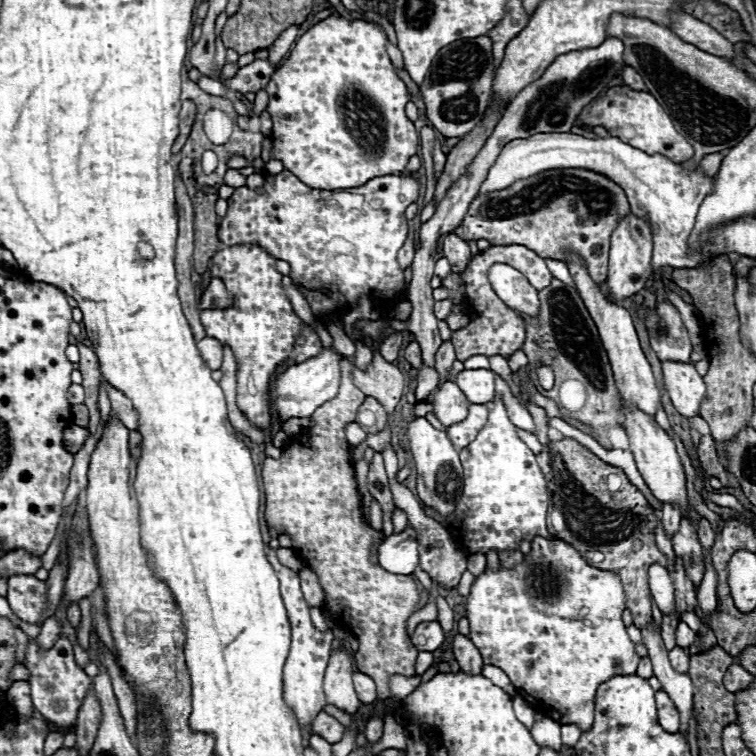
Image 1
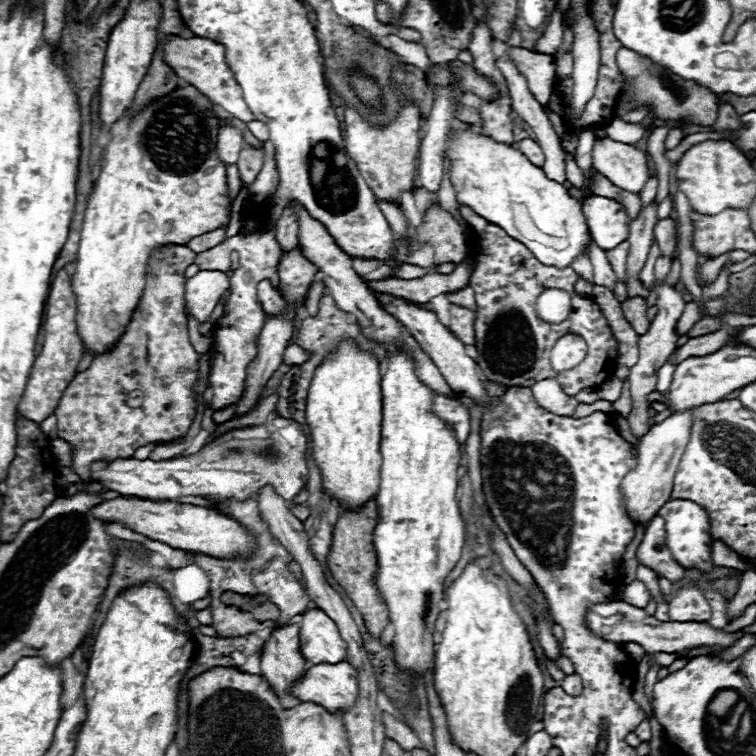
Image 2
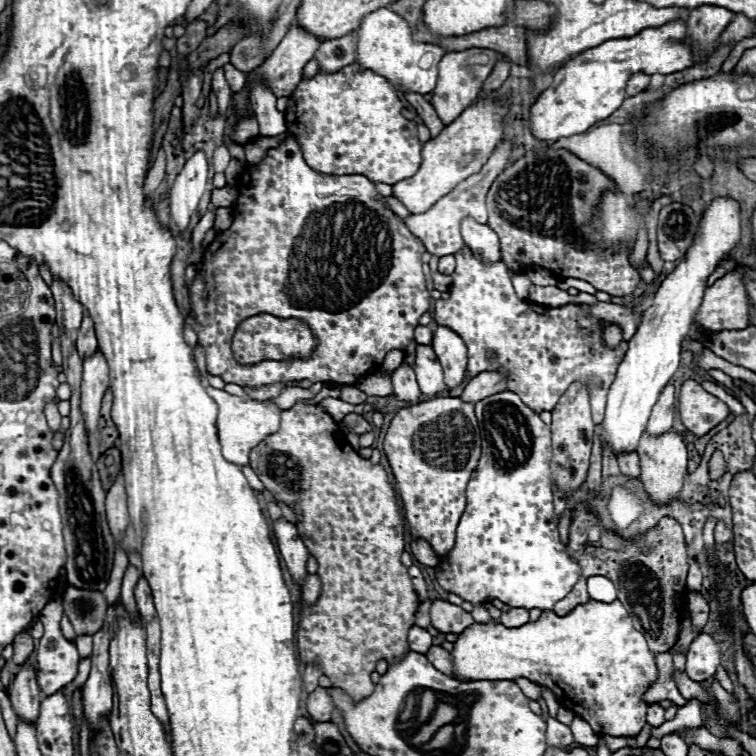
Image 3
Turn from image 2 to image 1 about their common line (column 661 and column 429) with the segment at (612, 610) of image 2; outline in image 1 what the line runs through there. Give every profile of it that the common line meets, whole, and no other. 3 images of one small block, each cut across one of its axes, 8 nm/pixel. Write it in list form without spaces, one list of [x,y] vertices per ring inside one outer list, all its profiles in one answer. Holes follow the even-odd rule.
[[[436,620],[434,622],[420,622],[414,630],[414,636],[412,636],[412,644],[424,652],[438,650],[442,642],[444,642],[444,634],[442,634],[442,628]]]

